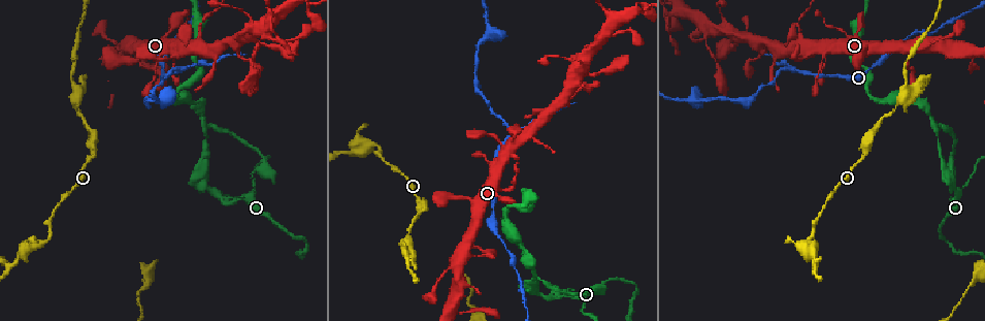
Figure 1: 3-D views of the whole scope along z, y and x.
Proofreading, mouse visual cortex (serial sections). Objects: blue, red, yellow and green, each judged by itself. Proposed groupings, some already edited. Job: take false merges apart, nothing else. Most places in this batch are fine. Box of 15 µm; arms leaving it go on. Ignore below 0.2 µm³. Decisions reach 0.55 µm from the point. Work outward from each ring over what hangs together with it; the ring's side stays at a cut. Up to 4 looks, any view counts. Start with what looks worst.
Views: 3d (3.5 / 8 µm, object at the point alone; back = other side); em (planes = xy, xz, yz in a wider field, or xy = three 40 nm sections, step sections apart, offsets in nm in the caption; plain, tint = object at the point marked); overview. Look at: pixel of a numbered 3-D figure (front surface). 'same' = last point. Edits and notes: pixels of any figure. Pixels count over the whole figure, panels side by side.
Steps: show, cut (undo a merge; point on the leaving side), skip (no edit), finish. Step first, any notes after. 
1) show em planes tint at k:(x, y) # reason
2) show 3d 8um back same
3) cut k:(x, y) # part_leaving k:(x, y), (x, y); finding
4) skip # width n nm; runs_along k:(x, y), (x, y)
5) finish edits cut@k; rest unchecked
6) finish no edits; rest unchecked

show em xy step 1 tint at 1:(343, 154) # three-way junction

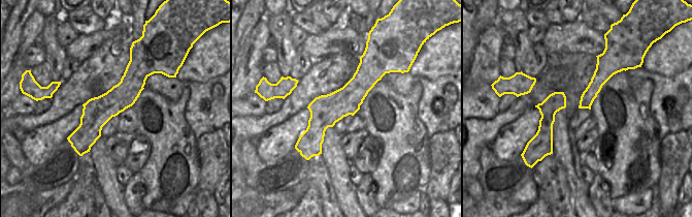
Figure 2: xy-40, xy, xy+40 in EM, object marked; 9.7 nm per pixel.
show 3d 3.5um same

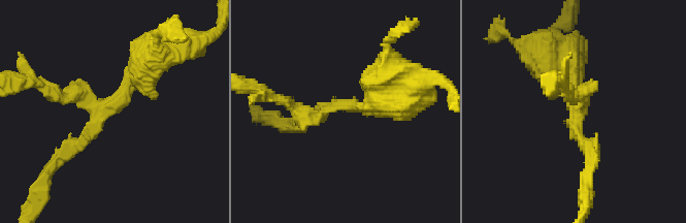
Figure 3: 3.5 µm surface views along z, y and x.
skip # arm_widths 150, 200, 450 nm; runs_along 2:(365, 58), (315, 152); one cell here

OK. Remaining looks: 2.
show 3d 3.5um at 1:(181, 72) # sharp bend

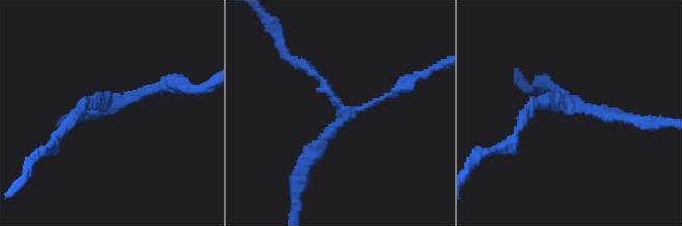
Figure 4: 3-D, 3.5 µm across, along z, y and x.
show em planes tint at 4:(579, 106)

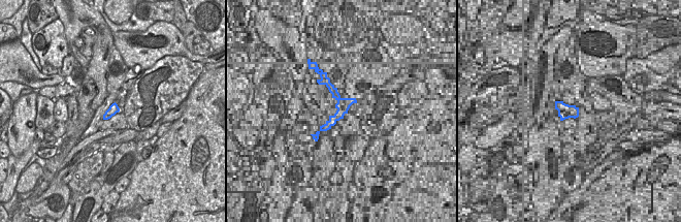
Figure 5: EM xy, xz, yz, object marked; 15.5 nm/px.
skip # runs_along 4:(302, 173), (340, 123), (334, 96), (305, 67); continuous, no second cell

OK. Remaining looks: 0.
finish no edits; rest unchecked

